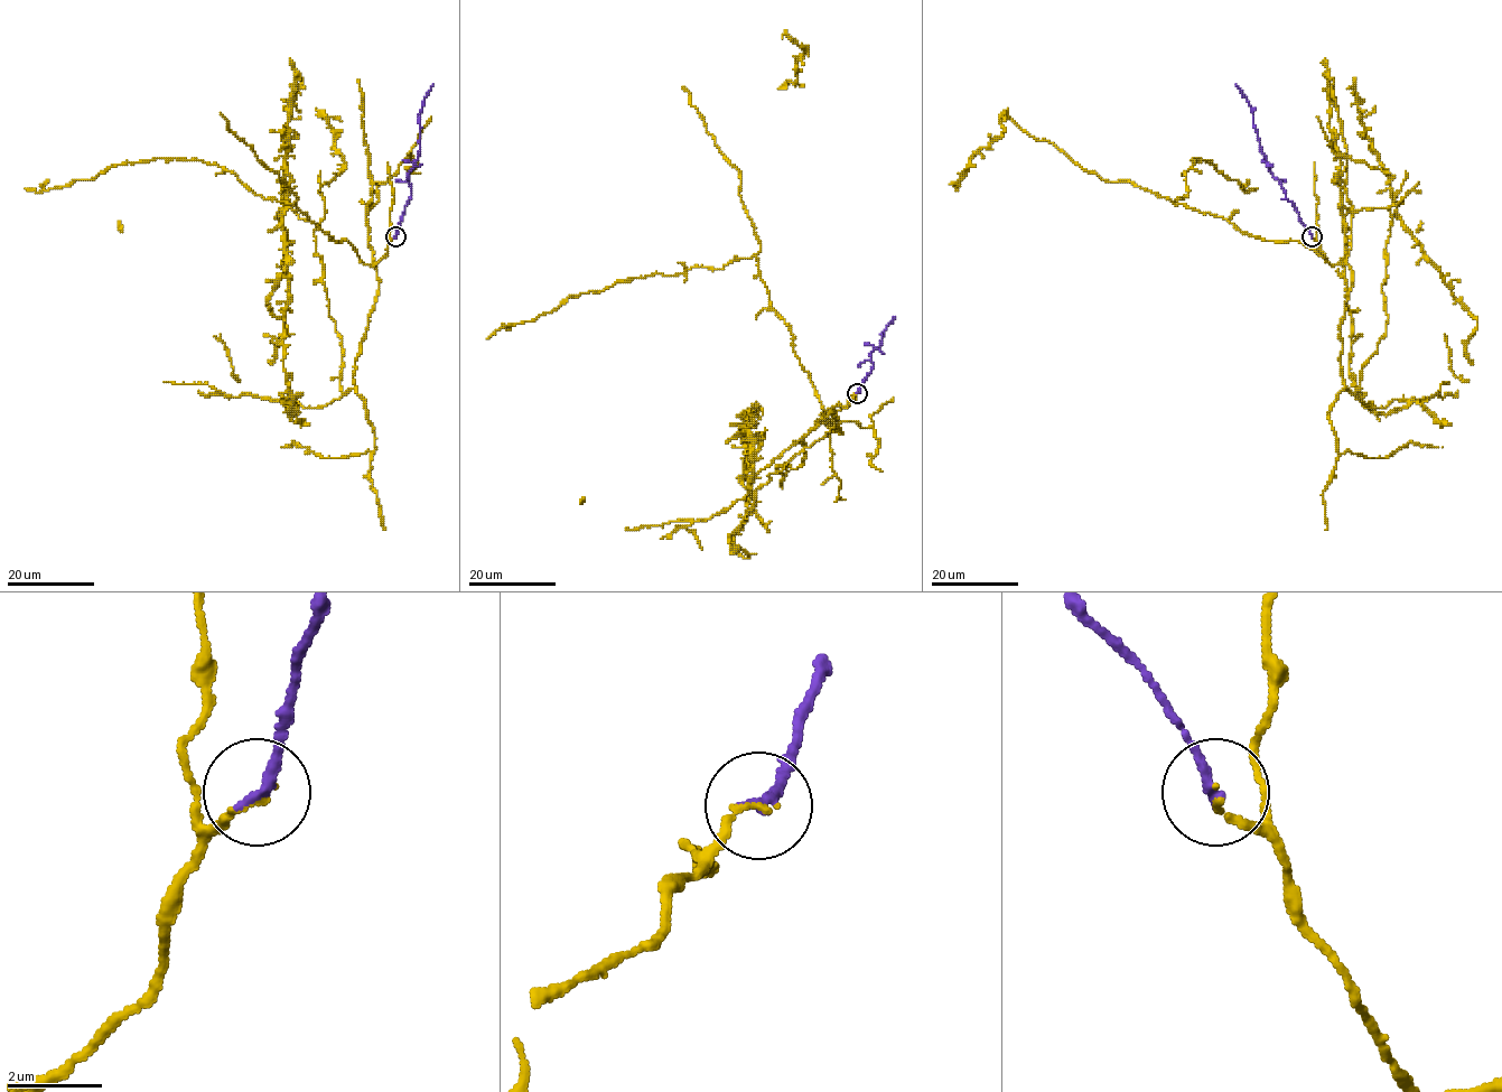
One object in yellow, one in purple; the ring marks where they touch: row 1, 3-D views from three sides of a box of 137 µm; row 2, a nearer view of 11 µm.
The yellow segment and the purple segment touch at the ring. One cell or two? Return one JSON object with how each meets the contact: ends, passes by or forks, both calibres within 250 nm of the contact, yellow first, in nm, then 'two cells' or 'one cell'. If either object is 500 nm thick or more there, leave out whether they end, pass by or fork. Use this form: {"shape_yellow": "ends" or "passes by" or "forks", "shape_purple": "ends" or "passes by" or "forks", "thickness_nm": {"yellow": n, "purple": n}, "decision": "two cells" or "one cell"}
{"shape_yellow": "ends", "shape_purple": "ends", "thickness_nm": {"yellow": 120, "purple": 240}, "decision": "one cell"}

